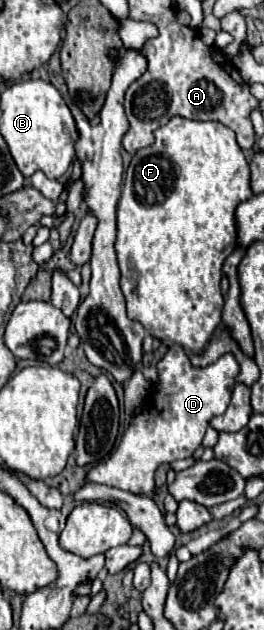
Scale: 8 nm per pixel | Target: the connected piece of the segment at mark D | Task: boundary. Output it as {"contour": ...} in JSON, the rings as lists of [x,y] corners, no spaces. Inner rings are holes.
{"contour":[[[170,345],[166,355],[156,363],[156,371],[158,391],[152,395],[150,407],[146,401],[142,411],[134,415],[124,431],[118,449],[106,459],[106,463],[92,467],[86,481],[118,487],[136,495],[150,495],[156,469],[162,463],[192,457],[202,443],[210,419],[226,411],[240,365],[232,353],[226,353],[206,367],[194,367],[180,345]]]}

